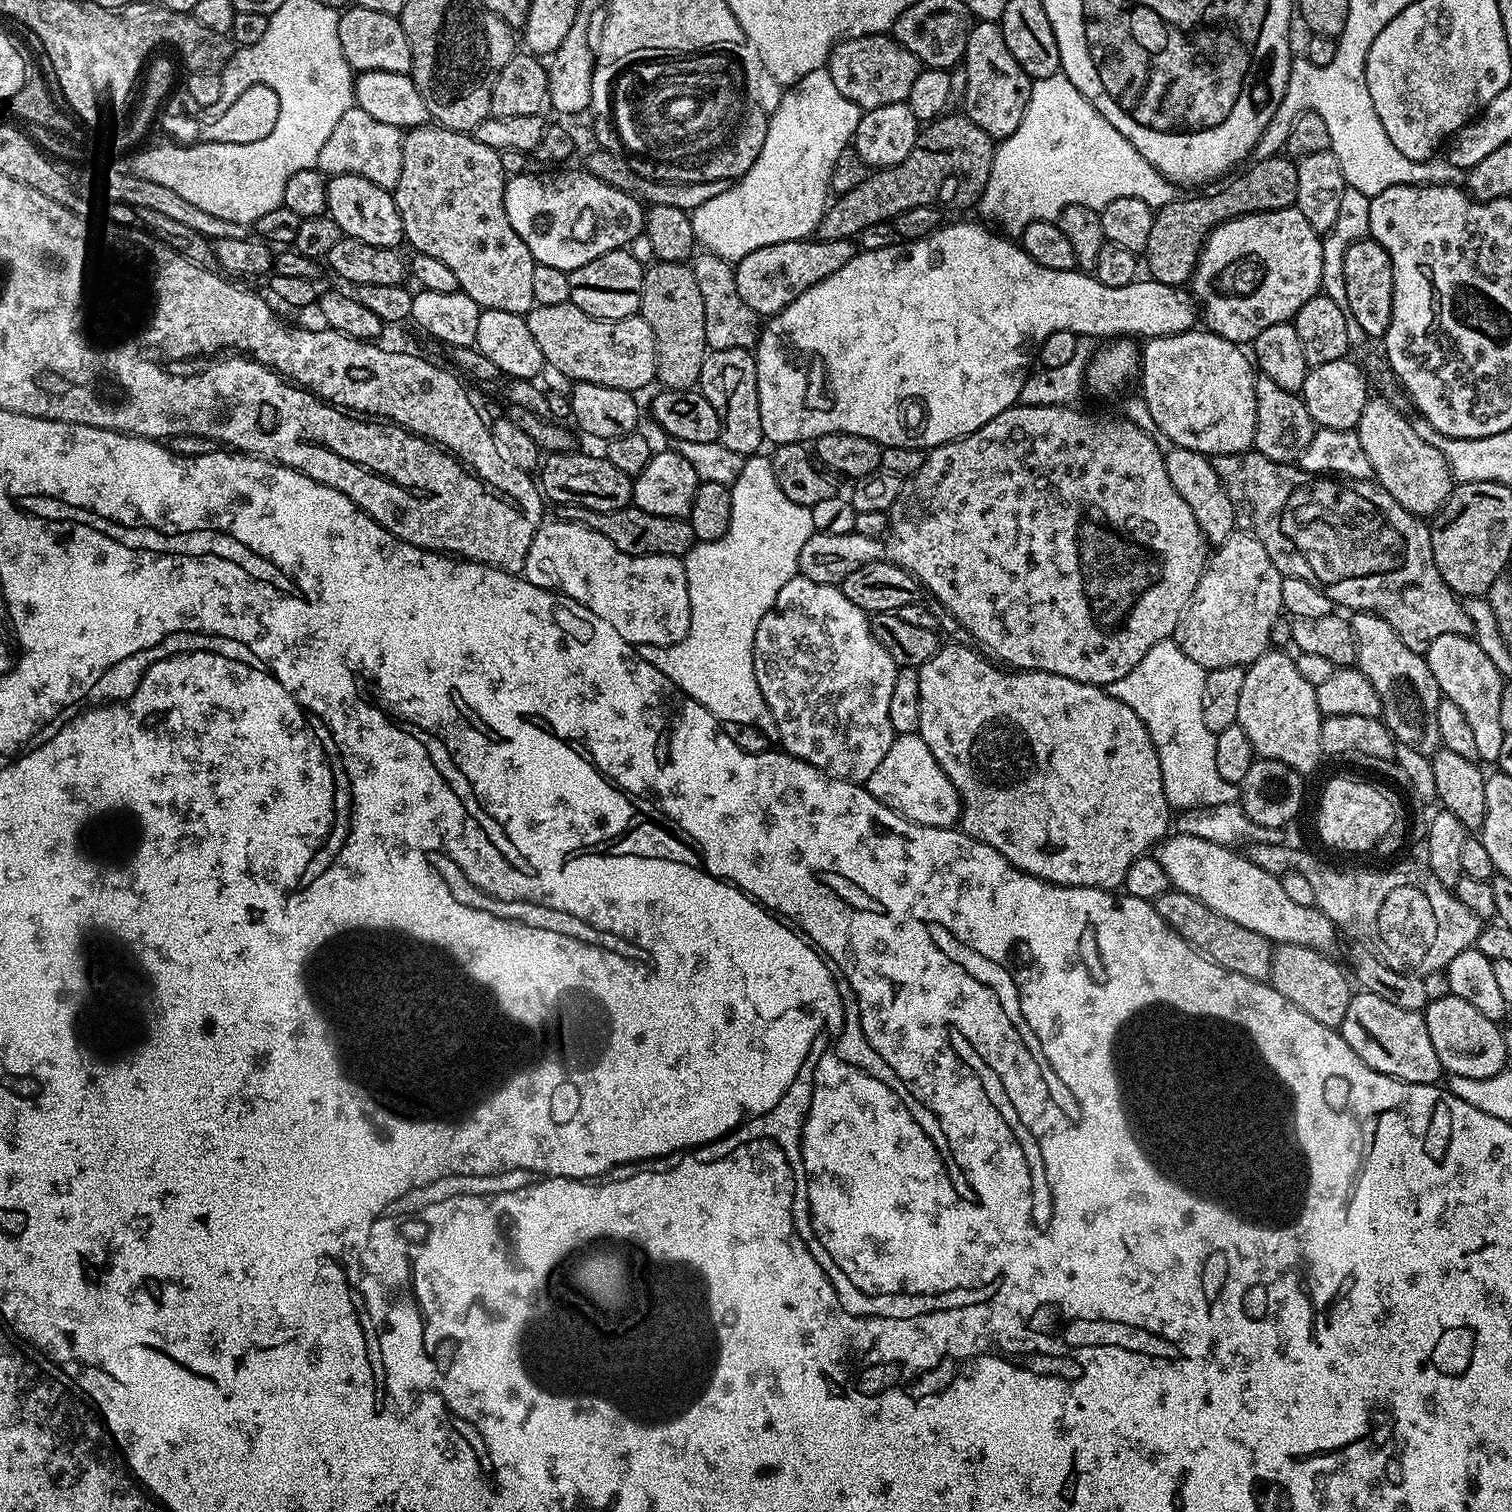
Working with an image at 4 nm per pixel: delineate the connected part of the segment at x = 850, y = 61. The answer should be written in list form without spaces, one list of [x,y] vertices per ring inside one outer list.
[[[856,34],[853,40],[841,39],[833,43],[828,54],[826,67],[838,94],[850,98],[861,110],[903,104],[914,86],[922,67],[920,59],[906,50],[888,34]]]

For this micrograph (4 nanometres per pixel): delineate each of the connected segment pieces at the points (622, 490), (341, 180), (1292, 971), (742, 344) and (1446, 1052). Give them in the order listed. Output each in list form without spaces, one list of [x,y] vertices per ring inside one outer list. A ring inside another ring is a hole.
[[[548,454],[539,465],[538,487],[545,501],[595,512],[617,512],[632,504],[633,477],[622,473],[603,455]]]
[[[344,174],[328,180],[327,215],[340,227],[344,236],[370,242],[370,246],[399,249],[405,243],[404,227],[398,214],[395,195],[389,189],[361,176]]]
[[[1281,944],[1272,953],[1272,975],[1270,983],[1278,994],[1282,994],[1284,1000],[1290,1001],[1298,1010],[1310,1014],[1314,1022],[1322,1022],[1322,1026],[1339,1029],[1340,1023],[1346,1018],[1346,1006],[1350,1006],[1354,995],[1354,988],[1348,985],[1344,972],[1334,964],[1329,955],[1316,952],[1313,948],[1298,946],[1297,944]]]
[[[704,250],[701,253],[700,257],[697,255],[691,261],[690,267],[694,274],[694,282],[698,282],[698,294],[702,294],[702,310],[704,311],[704,321],[706,322],[708,348],[712,350],[730,350],[731,348],[755,349],[756,341],[760,339],[762,331],[762,320],[757,312],[750,310],[750,306],[746,306],[746,302],[742,302],[742,298],[738,294],[735,267],[714,252]]]
[[[1453,995],[1430,1000],[1422,1015],[1426,1022],[1426,1030],[1430,1034],[1430,1042],[1434,1042],[1434,1050],[1440,1059],[1440,1067],[1445,1073],[1481,1080],[1497,1076],[1499,1072],[1505,1071],[1507,1064],[1504,1063],[1508,1060],[1508,1044],[1504,1041],[1503,1034],[1500,1033],[1501,1025],[1495,1020],[1486,1018],[1486,1014],[1474,1010],[1474,1006],[1470,1006],[1470,1002],[1462,1002],[1462,998]]]

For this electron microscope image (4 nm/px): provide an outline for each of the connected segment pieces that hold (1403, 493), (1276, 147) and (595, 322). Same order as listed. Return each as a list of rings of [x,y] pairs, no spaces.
[[[1376,398],[1369,399],[1366,410],[1362,412],[1362,418],[1354,431],[1370,458],[1375,483],[1388,492],[1390,498],[1394,498],[1394,502],[1398,502],[1398,506],[1405,508],[1410,515],[1421,518],[1435,517],[1440,507],[1450,498],[1454,487],[1452,468],[1444,453],[1420,438],[1412,429],[1412,423],[1408,418],[1405,419],[1396,409]]]
[[[1358,42],[1358,48],[1352,50],[1352,54],[1336,52],[1334,62],[1330,62],[1328,68],[1297,67],[1288,77],[1288,92],[1270,120],[1270,126],[1256,144],[1255,155],[1261,160],[1277,155],[1287,145],[1297,116],[1301,112],[1313,112],[1326,122],[1326,130],[1330,130],[1330,151],[1338,158],[1347,187],[1373,197],[1398,184],[1451,181],[1454,169],[1447,159],[1411,160],[1398,150],[1398,146],[1394,146],[1394,142],[1390,142],[1386,130],[1382,130],[1382,122],[1378,122],[1374,102],[1370,102],[1370,90],[1366,86],[1367,57],[1368,52]]]
[[[569,302],[554,306],[536,304],[527,312],[526,319],[530,334],[534,334],[534,342],[538,342],[538,350],[542,350],[545,364],[554,366],[572,382],[601,384],[607,388],[632,393],[656,380],[656,343],[650,326],[639,314],[621,320],[599,320]]]

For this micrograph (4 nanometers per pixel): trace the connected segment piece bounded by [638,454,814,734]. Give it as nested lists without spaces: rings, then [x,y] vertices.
[[[754,454],[745,459],[743,470],[736,480],[731,483],[730,489],[732,494],[732,517],[729,520],[729,530],[727,530],[725,536],[718,541],[697,542],[692,545],[688,555],[683,557],[686,586],[690,594],[688,635],[682,638],[682,642],[670,644],[667,648],[659,648],[653,644],[641,644],[638,651],[643,660],[650,662],[650,666],[662,670],[662,674],[666,674],[666,678],[670,678],[670,682],[674,682],[676,688],[680,688],[690,698],[694,698],[694,702],[698,702],[706,710],[710,710],[710,714],[716,717],[717,721],[742,722],[746,726],[758,726],[763,732],[772,734],[776,732],[774,714],[770,710],[770,706],[766,706],[766,698],[762,698],[762,690],[758,690],[758,682],[754,678],[754,638],[758,630],[758,622],[762,622],[764,615],[774,606],[778,590],[782,590],[782,586],[786,586],[786,582],[790,582],[798,575],[802,546],[806,546],[808,539],[814,535],[812,509],[804,508],[798,502],[790,502],[790,498],[786,498],[786,494],[782,494],[782,490],[774,478],[771,459],[767,455],[764,456],[764,454]]]

